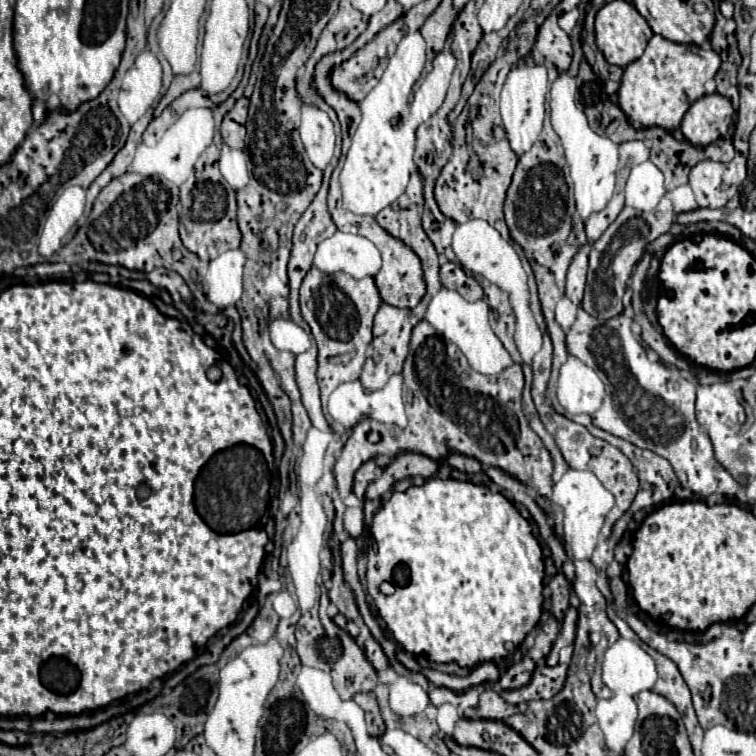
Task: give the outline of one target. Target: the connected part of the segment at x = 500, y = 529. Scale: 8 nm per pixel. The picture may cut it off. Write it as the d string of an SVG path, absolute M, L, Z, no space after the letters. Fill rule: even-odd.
M430 479L426 481L422 487L410 487L404 493L392 493L392 497L382 505L382 509L374 515L372 521L372 529L370 529L370 545L368 545L368 575L366 575L366 589L368 593L374 597L374 605L380 613L380 617L384 619L388 631L392 633L392 637L412 655L426 655L430 661L434 663L452 663L456 661L460 667L474 667L478 663L486 663L486 661L494 661L498 663L500 659L508 659L512 657L512 653L516 649L520 649L520 645L524 643L526 635L538 625L540 615L542 615L542 603L544 603L544 563L542 563L542 549L540 543L534 539L528 521L516 511L516 507L500 493L492 493L488 487L484 485L474 485L468 481L454 481L454 479ZM396 565L404 565L410 571L410 579L406 581L404 587L396 587L394 595L382 595L380 585L382 581L390 581L392 583L392 575L394 575L394 567Z

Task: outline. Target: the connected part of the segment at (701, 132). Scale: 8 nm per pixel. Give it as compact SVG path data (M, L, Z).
M712 93L698 99L682 119L680 131L696 147L708 147L728 133L734 107L726 97Z

